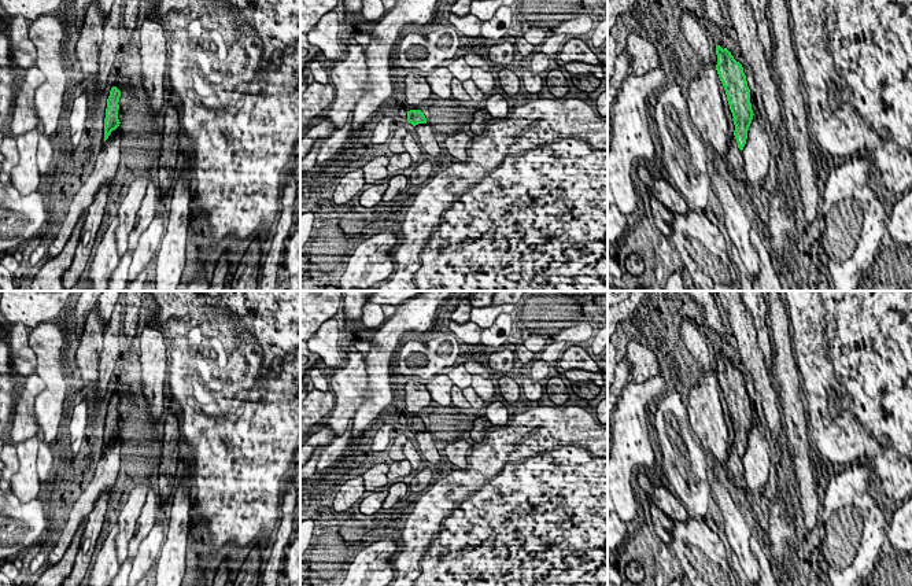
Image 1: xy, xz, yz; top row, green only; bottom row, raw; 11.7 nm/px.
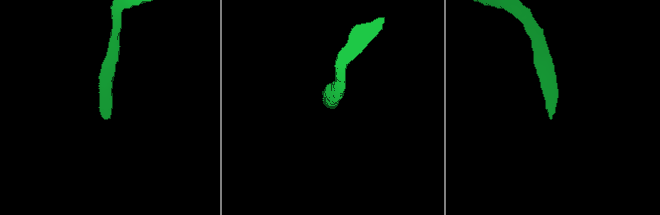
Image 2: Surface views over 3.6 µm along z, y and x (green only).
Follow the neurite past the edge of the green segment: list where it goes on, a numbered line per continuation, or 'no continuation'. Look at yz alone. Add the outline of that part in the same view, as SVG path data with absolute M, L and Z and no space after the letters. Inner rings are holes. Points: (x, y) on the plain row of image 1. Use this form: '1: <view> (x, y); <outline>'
1: yz (734, 463); M731 443L731 452L727 458L728 478L738 487L742 489L743 493L749 493L746 479L743 476L743 464L742 458L738 456L738 450L735 443Z

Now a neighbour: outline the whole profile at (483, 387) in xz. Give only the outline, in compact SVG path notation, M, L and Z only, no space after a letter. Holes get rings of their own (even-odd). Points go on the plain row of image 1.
M480 375L472 376L470 387L483 401L490 401L495 395L495 387L492 386L492 380L484 379Z

